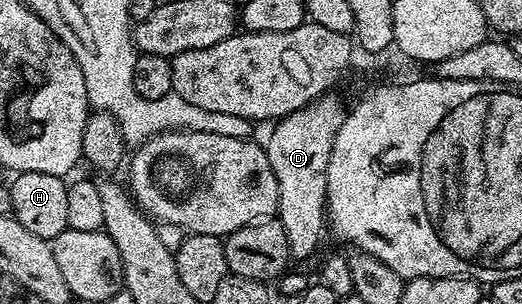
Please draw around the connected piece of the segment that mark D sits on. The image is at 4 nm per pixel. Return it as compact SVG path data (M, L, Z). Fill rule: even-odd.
M328 91L316 101L310 101L305 107L293 111L288 117L280 117L274 122L271 138L265 141L269 167L273 167L273 175L277 175L277 191L279 192L279 211L277 220L285 227L285 239L289 239L289 251L296 262L303 261L315 253L315 248L323 241L323 229L328 228L327 220L327 172L329 171L329 155L333 151L333 139L341 127L345 116L345 105L338 97L338 92Z

